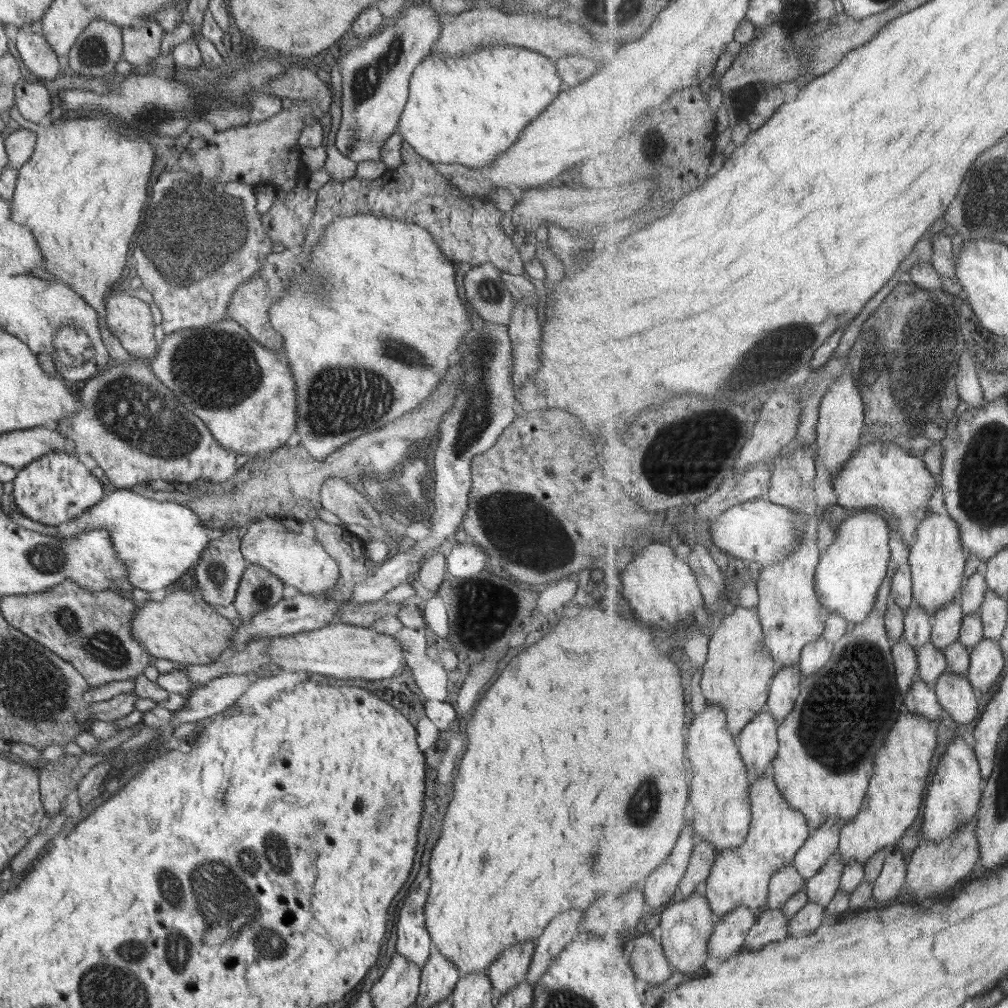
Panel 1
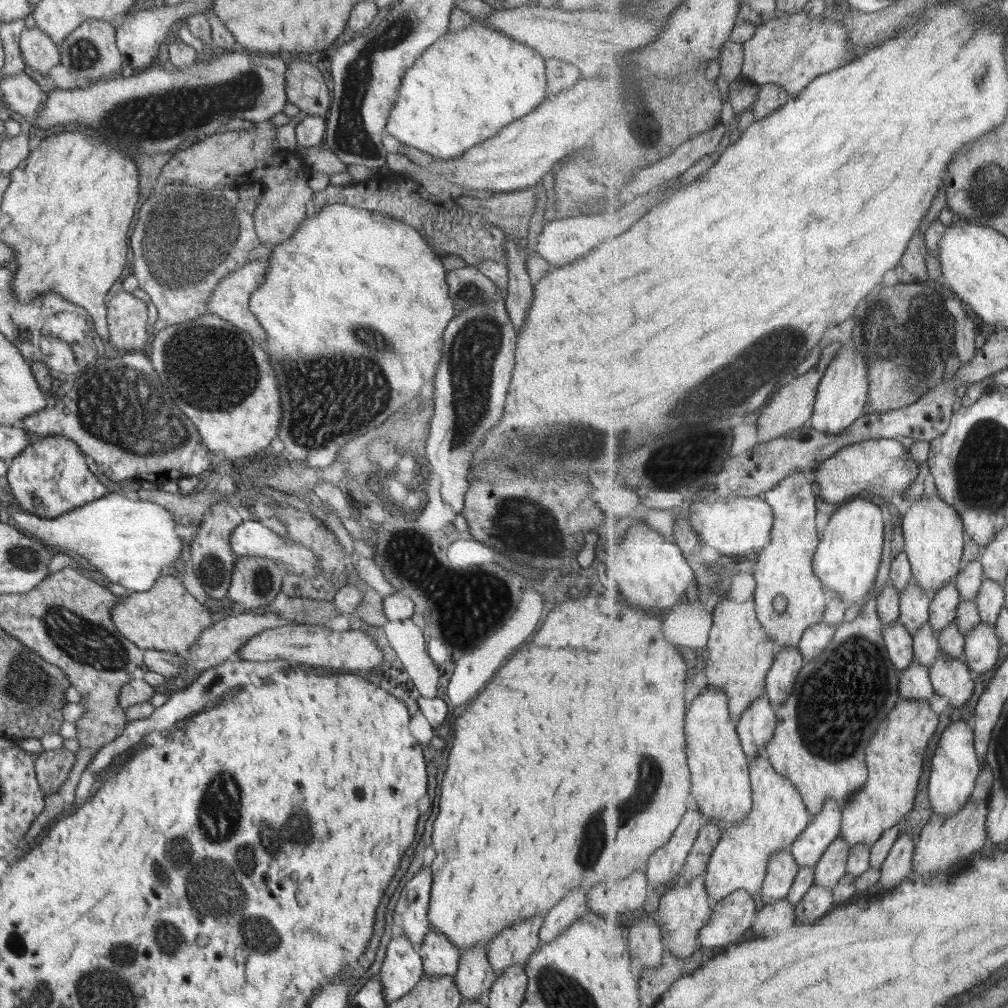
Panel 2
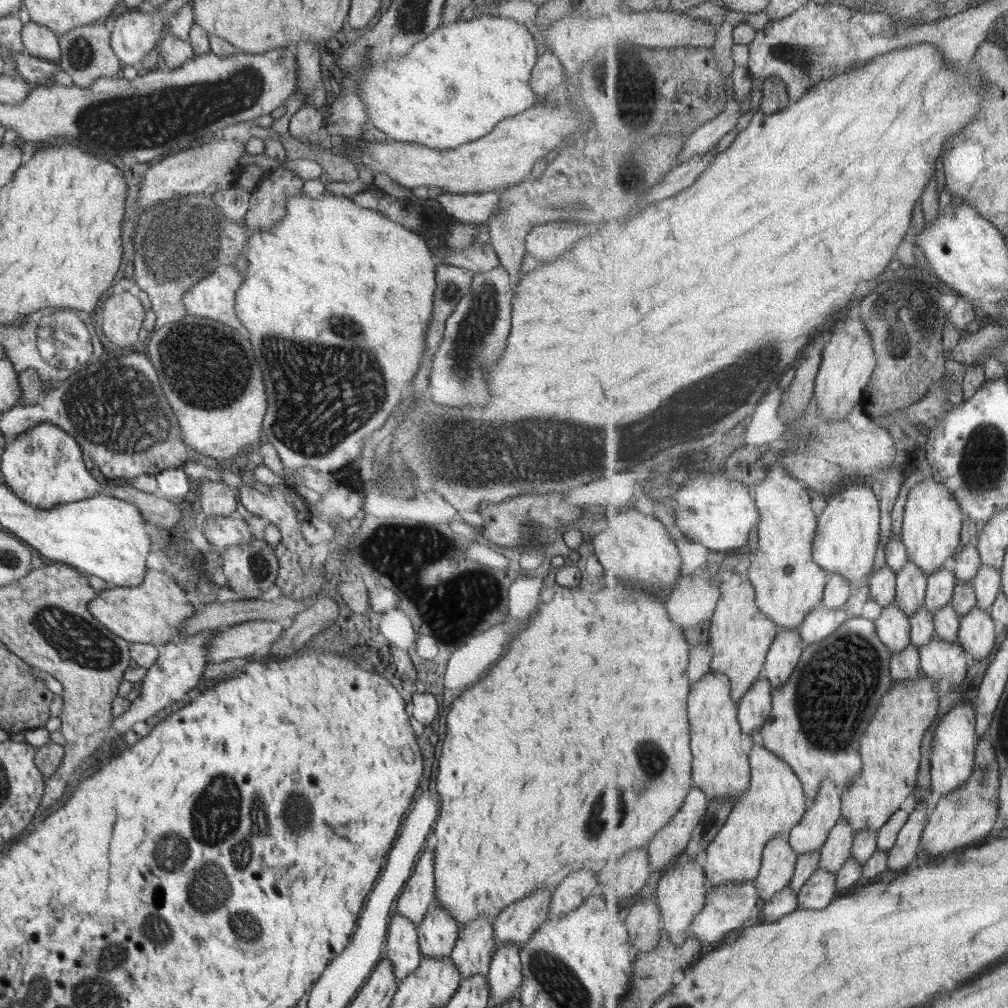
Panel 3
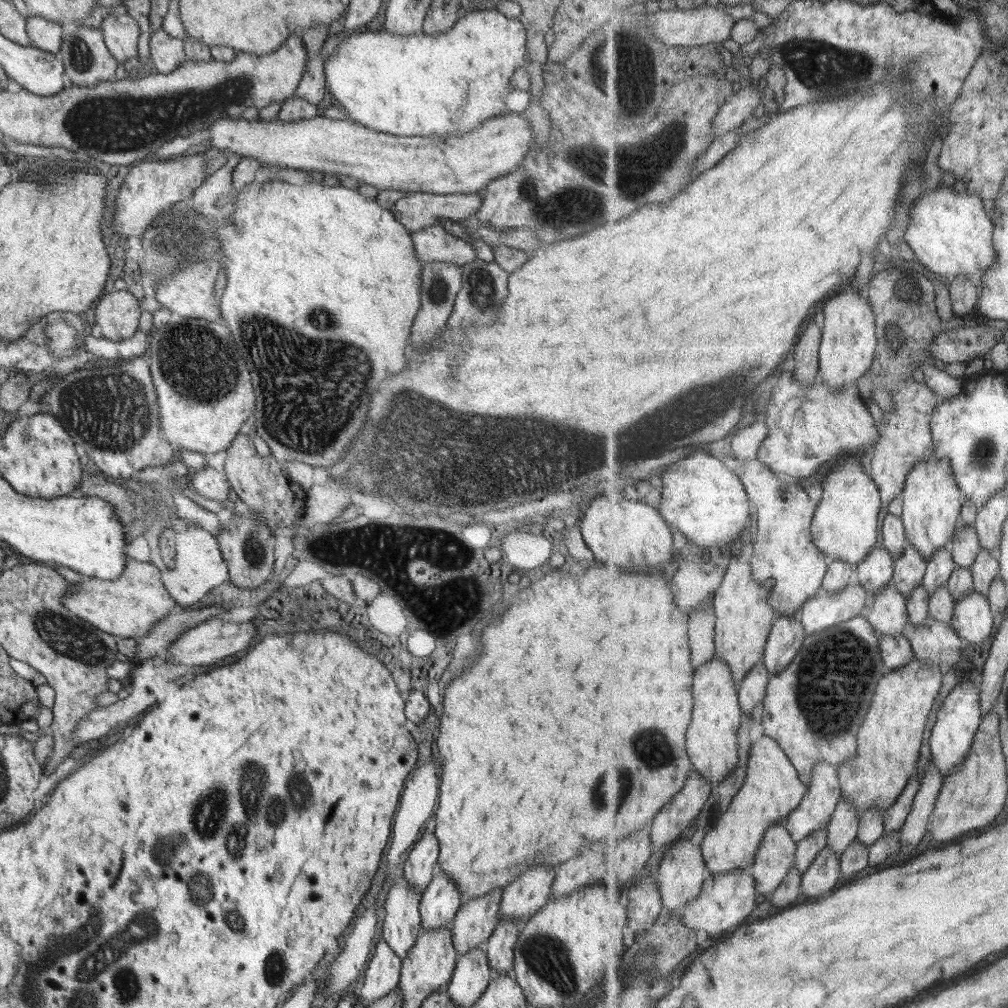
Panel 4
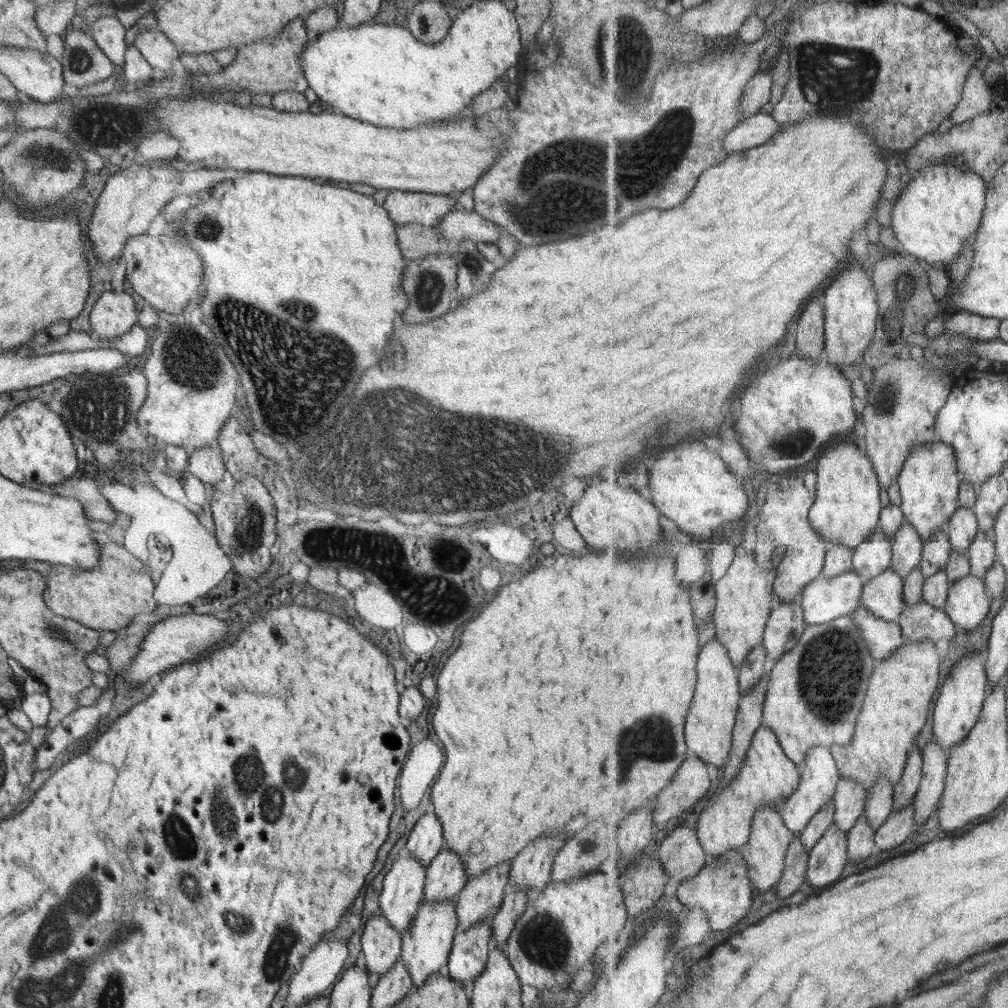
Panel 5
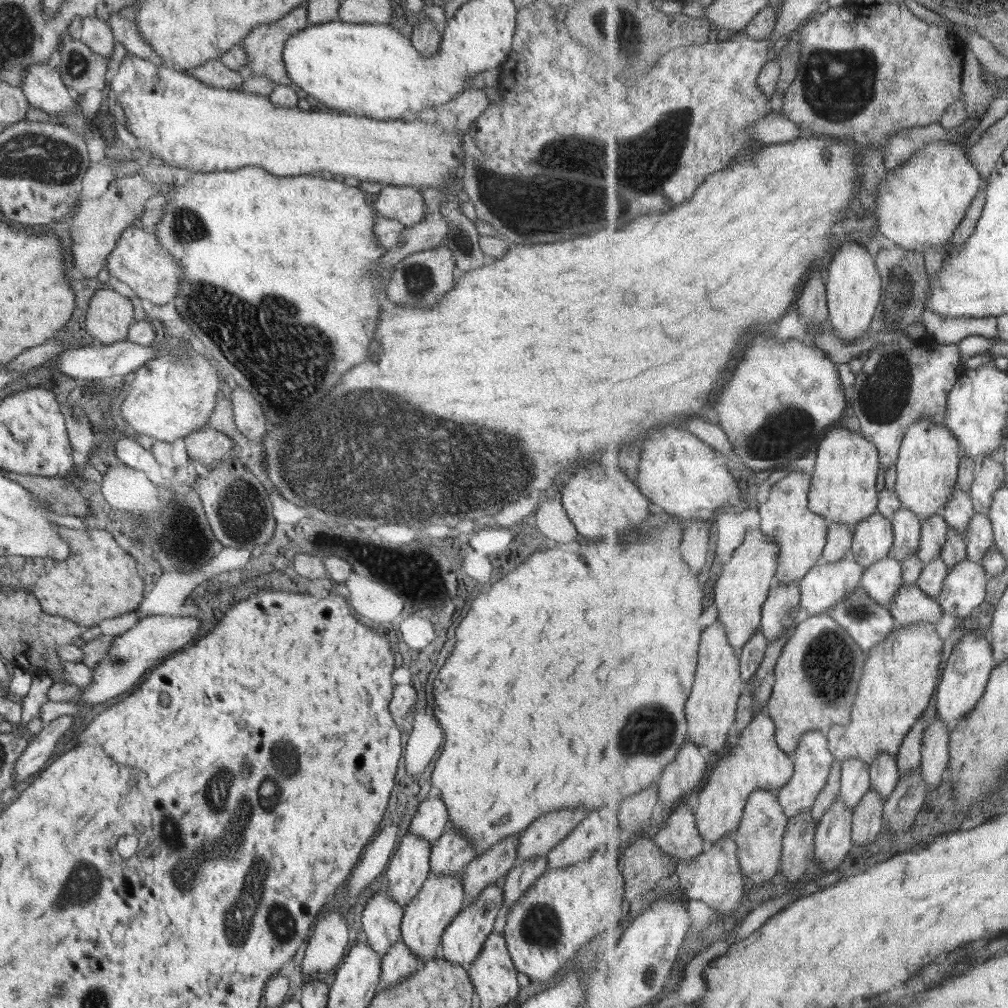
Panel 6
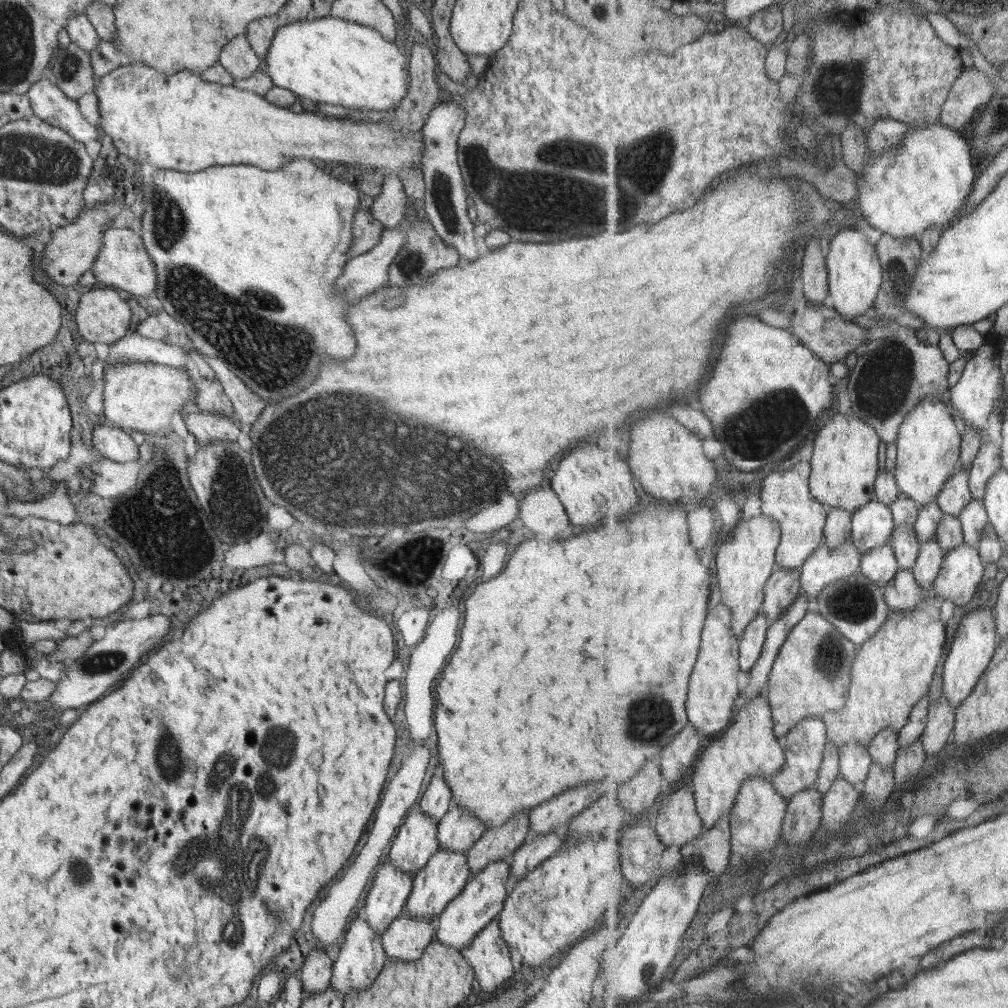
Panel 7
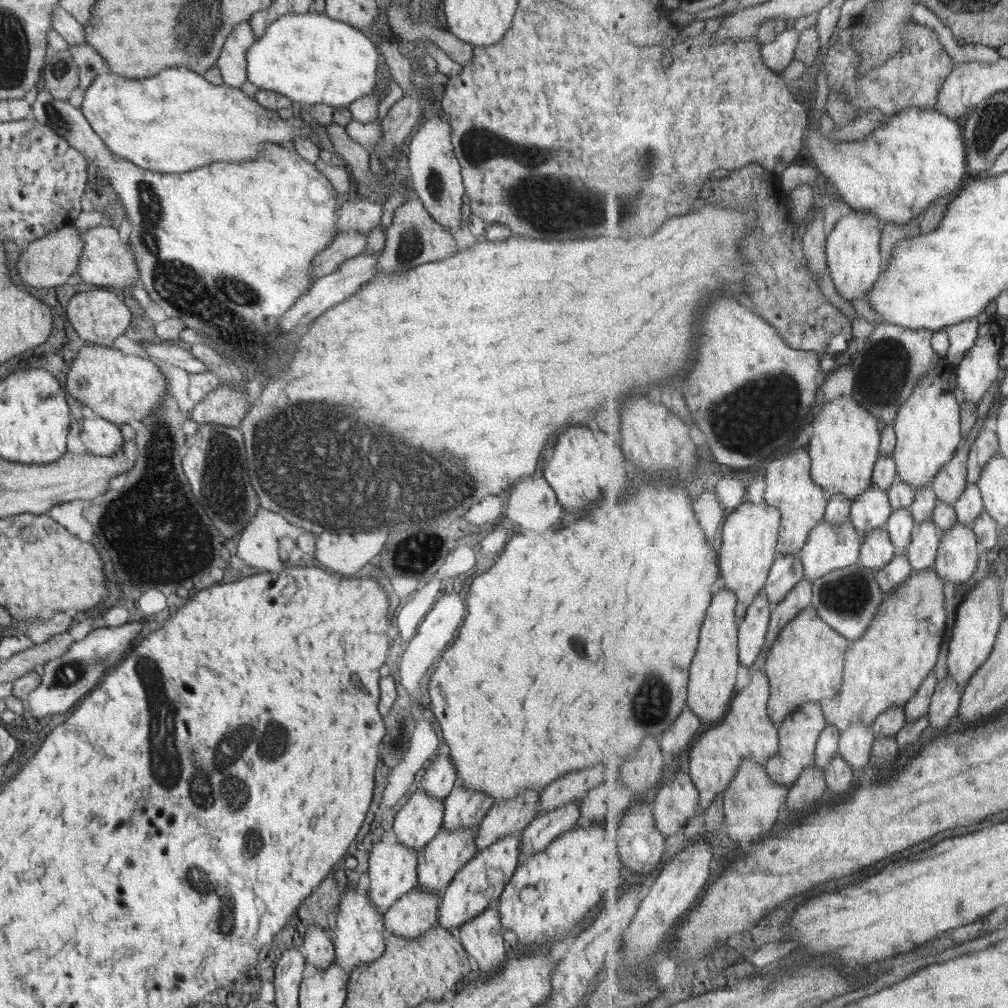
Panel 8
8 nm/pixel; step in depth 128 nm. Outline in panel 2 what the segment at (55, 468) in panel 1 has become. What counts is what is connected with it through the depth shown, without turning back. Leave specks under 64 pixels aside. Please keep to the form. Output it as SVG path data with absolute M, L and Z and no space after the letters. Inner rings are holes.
M56 433L37 438L16 456L9 463L6 476L20 508L40 518L58 518L108 494L108 487L88 469L86 458L76 442Z

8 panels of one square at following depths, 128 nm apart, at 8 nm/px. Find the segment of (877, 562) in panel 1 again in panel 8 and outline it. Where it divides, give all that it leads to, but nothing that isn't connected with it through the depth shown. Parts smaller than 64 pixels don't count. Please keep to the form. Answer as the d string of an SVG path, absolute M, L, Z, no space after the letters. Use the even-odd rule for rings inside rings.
M844 395L838 399L828 401L823 407L818 419L813 421L813 438L808 446L813 457L813 476L816 482L824 486L825 490L836 495L848 494L852 500L868 492L875 485L875 473L878 460L882 459L882 430L878 428L878 417L871 410L866 409L855 395Z

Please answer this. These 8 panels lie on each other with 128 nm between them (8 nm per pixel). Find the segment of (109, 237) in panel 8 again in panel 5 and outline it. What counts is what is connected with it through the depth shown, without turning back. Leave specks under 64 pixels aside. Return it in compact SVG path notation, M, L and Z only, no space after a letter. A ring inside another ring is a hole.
M148 232L132 236L126 241L125 248L116 262L124 267L128 282L146 302L154 308L172 315L182 314L188 302L194 296L198 296L201 290L200 283L202 283L202 273L204 273L204 262L188 242L180 241L176 236L166 234L152 236Z

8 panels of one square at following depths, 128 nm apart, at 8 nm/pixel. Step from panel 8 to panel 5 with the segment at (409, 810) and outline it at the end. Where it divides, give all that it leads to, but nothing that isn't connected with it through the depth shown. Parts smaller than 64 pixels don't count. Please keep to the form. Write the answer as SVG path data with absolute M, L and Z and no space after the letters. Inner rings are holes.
M402 852L382 882L379 908L390 925L403 934L424 899L426 868L418 857Z

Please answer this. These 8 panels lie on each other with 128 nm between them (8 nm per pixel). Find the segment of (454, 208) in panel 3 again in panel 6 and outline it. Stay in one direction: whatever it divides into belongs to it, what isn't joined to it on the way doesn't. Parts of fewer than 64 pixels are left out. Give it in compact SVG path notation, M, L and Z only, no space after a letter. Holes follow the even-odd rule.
M385 185L373 204L376 213L411 227L422 221L428 206L418 188L411 186Z

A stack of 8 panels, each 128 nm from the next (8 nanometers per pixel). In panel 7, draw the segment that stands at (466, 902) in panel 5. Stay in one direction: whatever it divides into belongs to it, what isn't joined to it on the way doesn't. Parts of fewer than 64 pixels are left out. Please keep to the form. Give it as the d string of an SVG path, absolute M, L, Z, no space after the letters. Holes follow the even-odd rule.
M528 811L518 812L502 825L486 829L467 852L470 874L480 874L492 861L511 859L516 849L529 838L528 816Z

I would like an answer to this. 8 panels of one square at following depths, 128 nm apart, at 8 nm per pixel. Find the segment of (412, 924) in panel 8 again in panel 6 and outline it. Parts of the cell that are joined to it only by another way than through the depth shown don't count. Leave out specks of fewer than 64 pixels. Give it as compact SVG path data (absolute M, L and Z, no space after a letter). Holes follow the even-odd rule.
M401 939L390 945L390 949L381 958L381 986L378 992L387 986L395 986L396 983L404 981L404 977L408 977L422 965L420 961L421 959L417 958Z

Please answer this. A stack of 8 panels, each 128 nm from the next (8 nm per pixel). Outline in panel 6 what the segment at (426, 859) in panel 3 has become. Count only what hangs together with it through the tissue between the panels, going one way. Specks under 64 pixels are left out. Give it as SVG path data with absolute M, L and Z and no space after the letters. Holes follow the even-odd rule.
M442 797L425 798L411 820L409 830L434 844L448 826L448 809Z

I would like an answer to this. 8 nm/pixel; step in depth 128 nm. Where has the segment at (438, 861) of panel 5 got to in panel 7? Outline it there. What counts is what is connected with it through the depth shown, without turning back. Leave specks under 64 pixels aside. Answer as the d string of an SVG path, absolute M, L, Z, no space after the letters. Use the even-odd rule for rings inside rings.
M454 802L437 825L438 846L462 853L467 853L486 830L484 822L474 813L460 808Z

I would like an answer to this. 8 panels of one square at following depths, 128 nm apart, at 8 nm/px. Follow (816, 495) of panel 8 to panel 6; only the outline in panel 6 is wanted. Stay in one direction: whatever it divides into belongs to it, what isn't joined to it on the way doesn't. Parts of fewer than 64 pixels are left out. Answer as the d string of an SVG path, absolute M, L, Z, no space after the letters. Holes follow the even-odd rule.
M795 469L773 486L766 503L759 506L759 512L763 517L764 533L770 541L778 541L783 546L779 572L782 584L801 582L802 578L825 560L826 547L830 542L830 531L835 522L812 510L812 488L813 475Z

